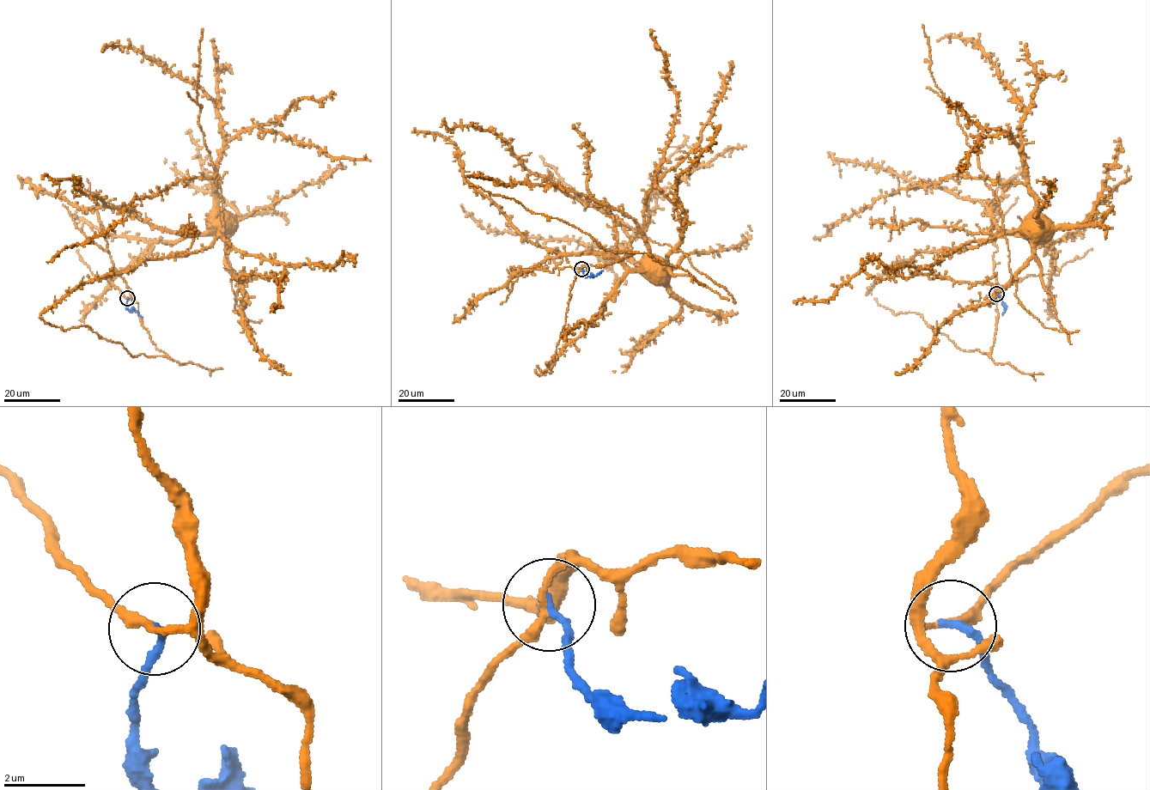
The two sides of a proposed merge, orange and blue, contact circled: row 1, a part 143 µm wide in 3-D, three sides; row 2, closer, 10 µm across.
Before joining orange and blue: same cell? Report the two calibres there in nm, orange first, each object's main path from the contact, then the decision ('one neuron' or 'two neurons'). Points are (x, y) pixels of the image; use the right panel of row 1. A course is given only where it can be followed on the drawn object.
190 nm thick on the orange side, 170 nm on the other; orange runs (996, 294), (997, 250), (989, 228), (999, 203), (992, 203), (1004, 232), (1029, 236), (1026, 223); blue runs (996, 294), (1006, 308), (1002, 315); two neurons

